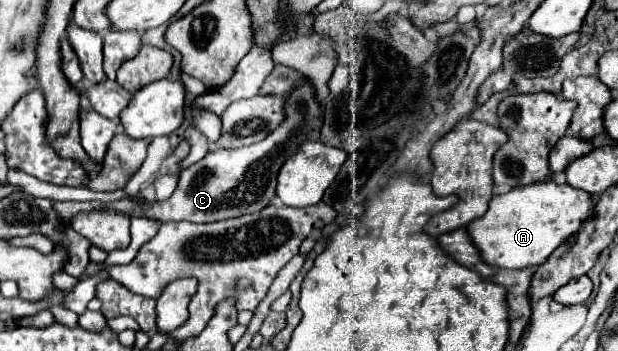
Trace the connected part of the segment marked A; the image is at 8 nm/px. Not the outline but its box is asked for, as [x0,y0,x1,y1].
[466,181,594,269]

